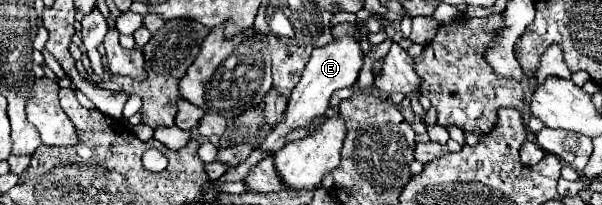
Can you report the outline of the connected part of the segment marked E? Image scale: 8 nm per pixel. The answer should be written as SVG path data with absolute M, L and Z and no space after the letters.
M340 37L334 43L330 43L328 47L320 47L316 53L312 53L300 83L294 87L290 99L288 99L288 107L284 111L284 119L280 123L276 123L268 135L260 141L258 149L264 153L272 153L276 155L284 145L286 145L286 135L292 133L298 127L304 127L308 123L312 123L314 119L326 115L328 111L328 101L330 95L336 89L344 89L344 87L354 87L356 79L358 79L358 71L362 67L362 49L358 45L358 41L354 37Z

